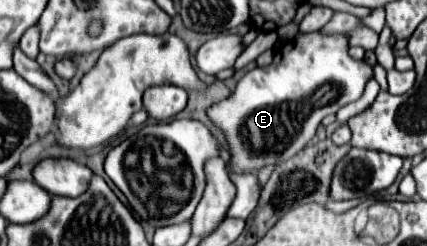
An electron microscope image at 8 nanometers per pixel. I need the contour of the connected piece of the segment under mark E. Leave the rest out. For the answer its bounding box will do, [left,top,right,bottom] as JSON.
[208,31,372,173]

